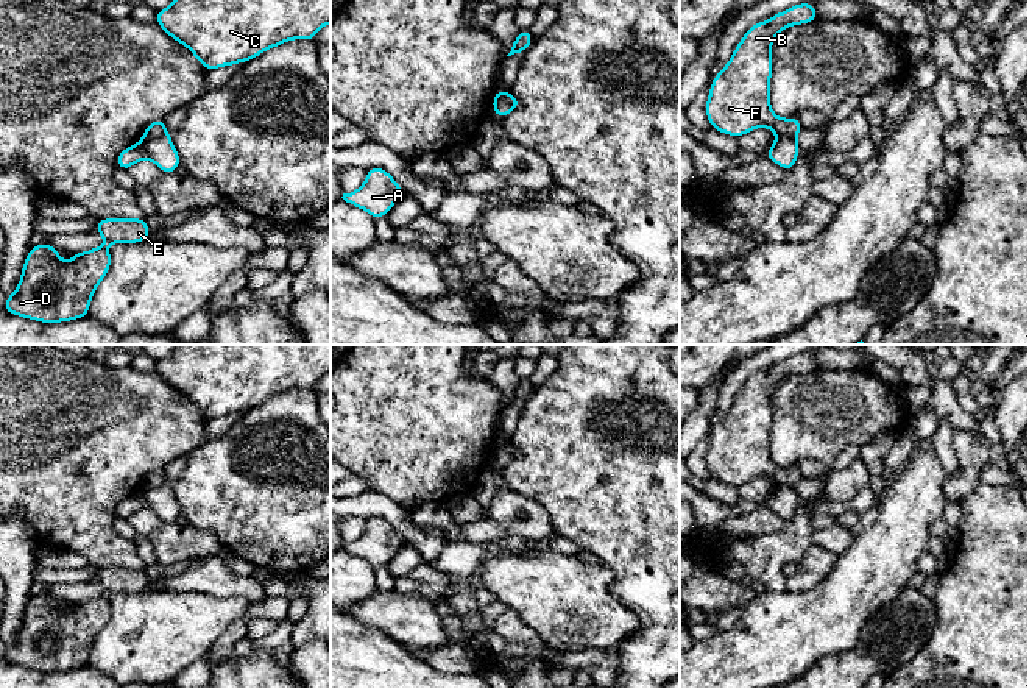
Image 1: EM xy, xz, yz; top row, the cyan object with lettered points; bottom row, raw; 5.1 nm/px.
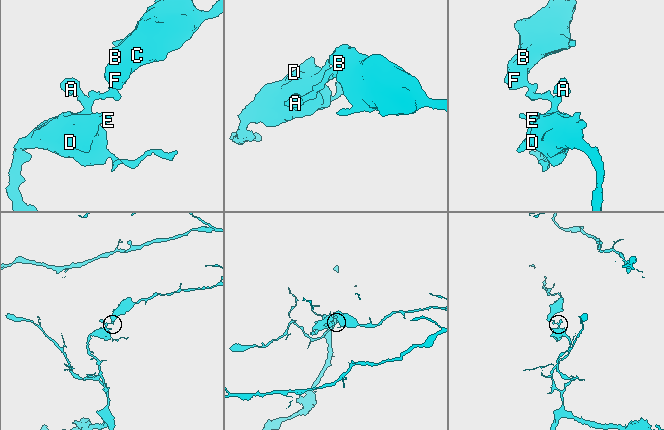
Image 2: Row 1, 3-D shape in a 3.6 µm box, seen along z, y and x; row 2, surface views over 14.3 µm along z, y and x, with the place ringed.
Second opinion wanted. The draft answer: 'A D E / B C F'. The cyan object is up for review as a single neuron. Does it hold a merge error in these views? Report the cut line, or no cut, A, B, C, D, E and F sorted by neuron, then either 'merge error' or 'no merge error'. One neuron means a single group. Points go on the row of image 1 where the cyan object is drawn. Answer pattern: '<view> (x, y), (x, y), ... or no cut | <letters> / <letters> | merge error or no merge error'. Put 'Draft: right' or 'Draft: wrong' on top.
Draft: right
xy (167, 133), (158, 138), (144, 138) | A D E / B C F | merge error

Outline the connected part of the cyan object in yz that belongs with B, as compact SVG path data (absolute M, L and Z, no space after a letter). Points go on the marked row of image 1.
M808 2L794 5L745 31L730 61L711 81L705 106L711 128L736 137L756 128L770 128L776 136L798 137L803 128L798 117L781 119L770 106L770 47L784 28L817 19L815 6Z

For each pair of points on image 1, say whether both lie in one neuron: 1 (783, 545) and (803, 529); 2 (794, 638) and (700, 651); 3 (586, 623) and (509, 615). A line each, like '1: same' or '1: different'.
1: same
2: same
3: different

